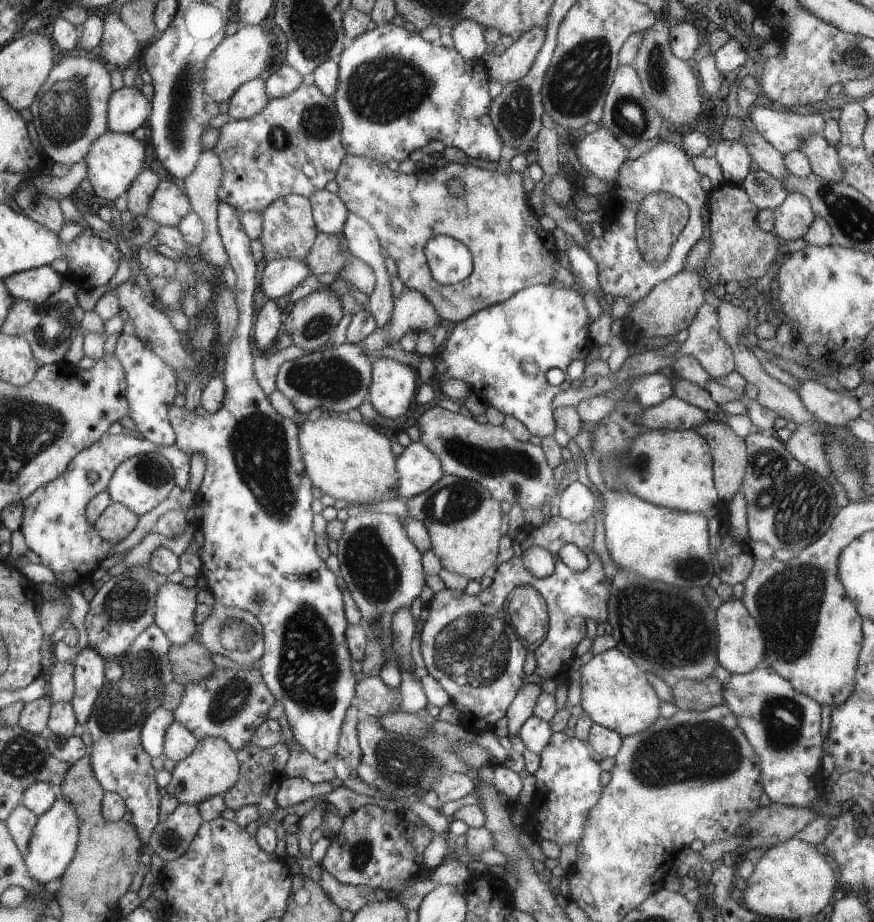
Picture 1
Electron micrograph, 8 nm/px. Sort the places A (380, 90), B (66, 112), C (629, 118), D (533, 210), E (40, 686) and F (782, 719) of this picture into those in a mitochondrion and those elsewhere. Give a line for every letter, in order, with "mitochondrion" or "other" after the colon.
A: mitochondrion
B: mitochondrion
C: mitochondrion
D: other
E: other
F: mitochondrion

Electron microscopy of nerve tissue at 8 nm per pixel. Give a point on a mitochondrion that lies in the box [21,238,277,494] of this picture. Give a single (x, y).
(54, 328)

